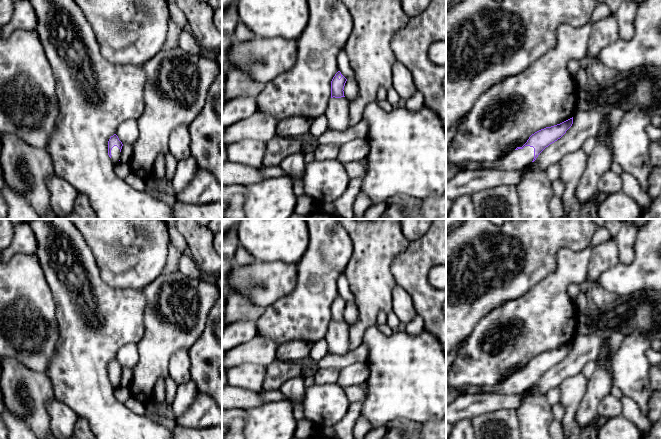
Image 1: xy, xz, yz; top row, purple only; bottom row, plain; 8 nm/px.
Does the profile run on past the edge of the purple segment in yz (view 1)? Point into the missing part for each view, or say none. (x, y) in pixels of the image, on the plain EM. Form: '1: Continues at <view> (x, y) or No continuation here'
1: Continues at yz (517, 383)

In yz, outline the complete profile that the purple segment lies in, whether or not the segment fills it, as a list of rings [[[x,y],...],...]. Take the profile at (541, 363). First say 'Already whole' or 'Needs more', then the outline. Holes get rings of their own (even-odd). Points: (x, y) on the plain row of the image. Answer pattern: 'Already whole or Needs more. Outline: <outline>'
Needs more. Outline: [[[573,341],[554,350],[546,351],[532,358],[522,371],[517,371],[506,382],[495,386],[464,385],[458,387],[462,396],[477,394],[518,394],[534,386],[550,368],[560,363],[572,350]]]

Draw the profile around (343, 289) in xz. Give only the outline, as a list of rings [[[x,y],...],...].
[[[344,273],[341,274],[337,281],[337,290],[346,303],[355,303],[355,297],[349,289],[348,280]]]

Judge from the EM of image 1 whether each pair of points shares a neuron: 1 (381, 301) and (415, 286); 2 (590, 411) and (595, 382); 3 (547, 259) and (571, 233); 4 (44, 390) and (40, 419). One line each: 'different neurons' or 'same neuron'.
1: different neurons
2: same neuron
3: same neuron
4: same neuron

